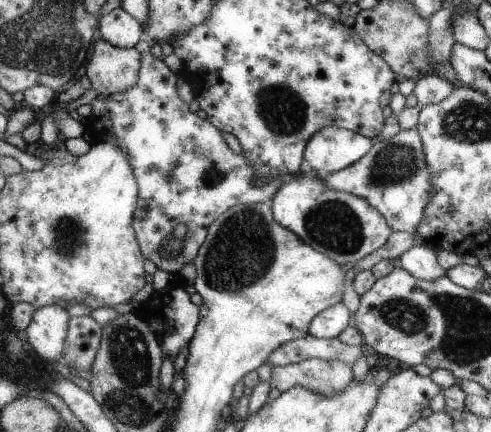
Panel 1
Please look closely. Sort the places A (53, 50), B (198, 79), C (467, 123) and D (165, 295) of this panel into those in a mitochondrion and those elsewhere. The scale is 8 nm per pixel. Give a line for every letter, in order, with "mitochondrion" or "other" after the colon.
A: mitochondrion
B: other
C: mitochondrion
D: other

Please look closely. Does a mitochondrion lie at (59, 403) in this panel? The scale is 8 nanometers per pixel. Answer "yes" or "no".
no

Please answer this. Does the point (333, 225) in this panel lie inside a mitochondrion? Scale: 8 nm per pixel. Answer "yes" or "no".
yes

